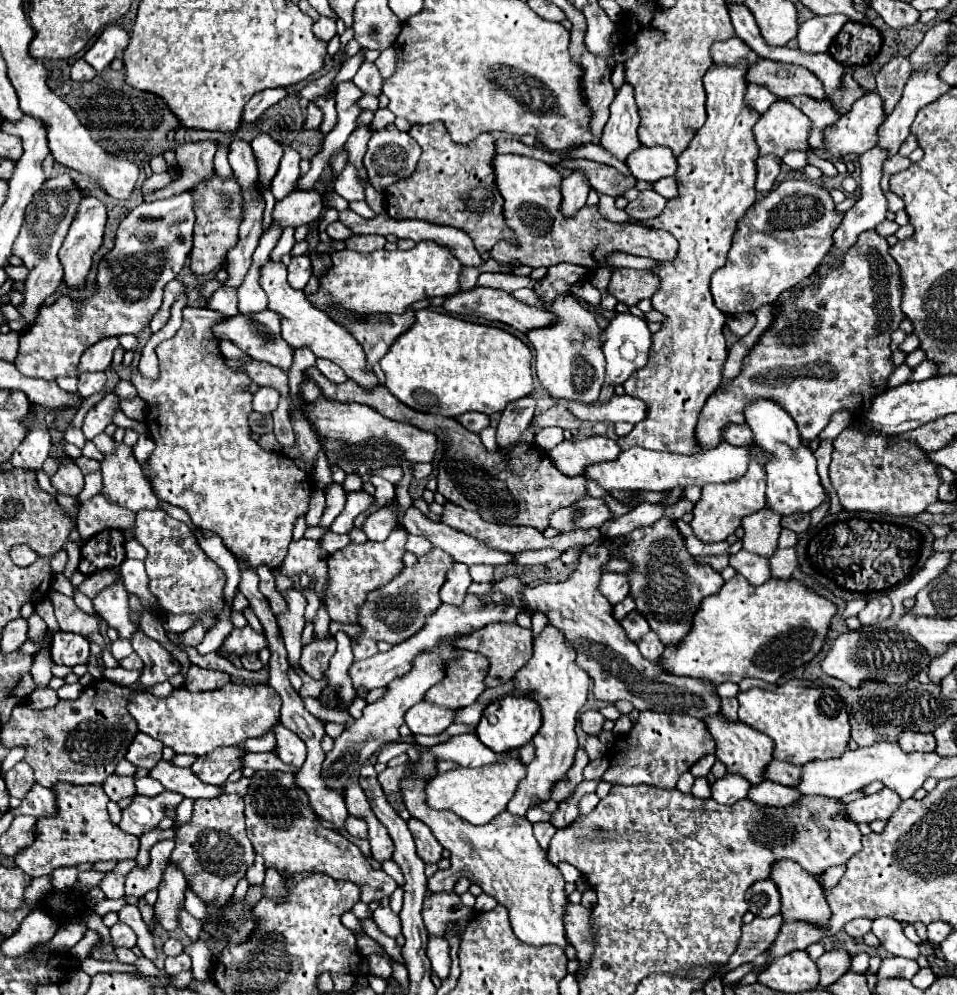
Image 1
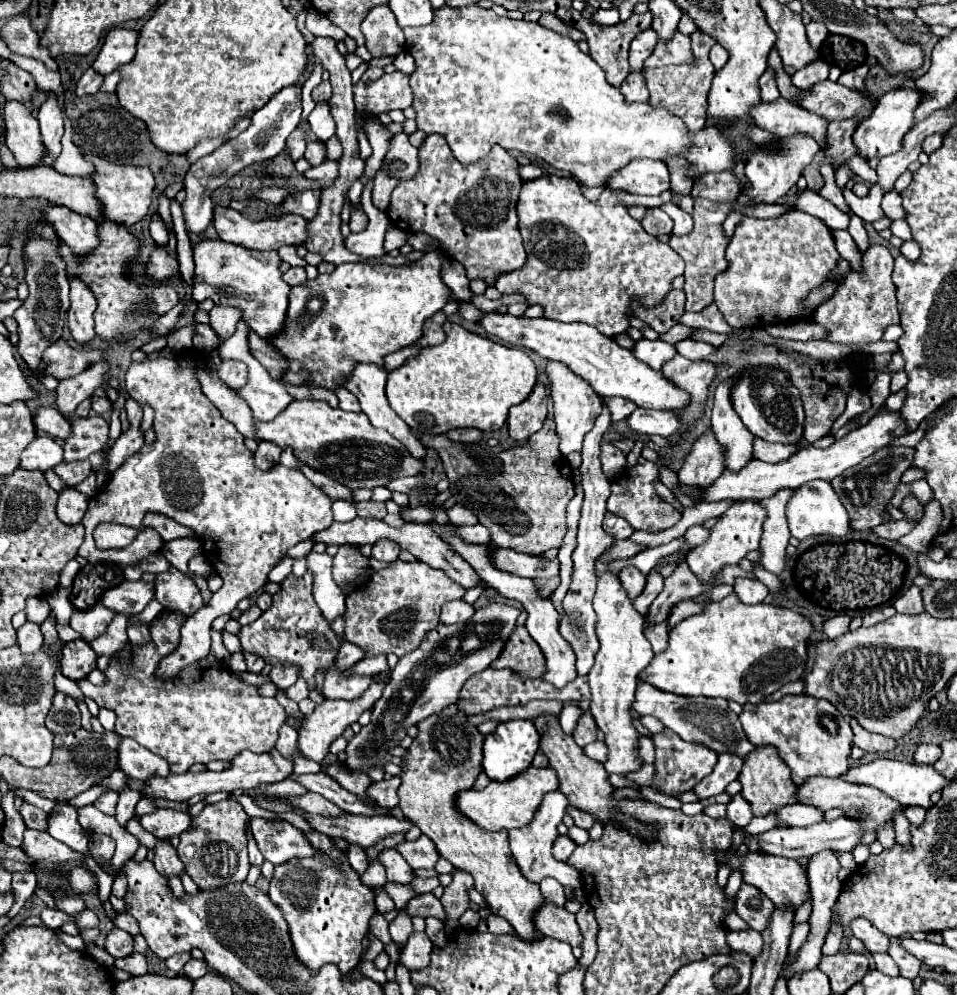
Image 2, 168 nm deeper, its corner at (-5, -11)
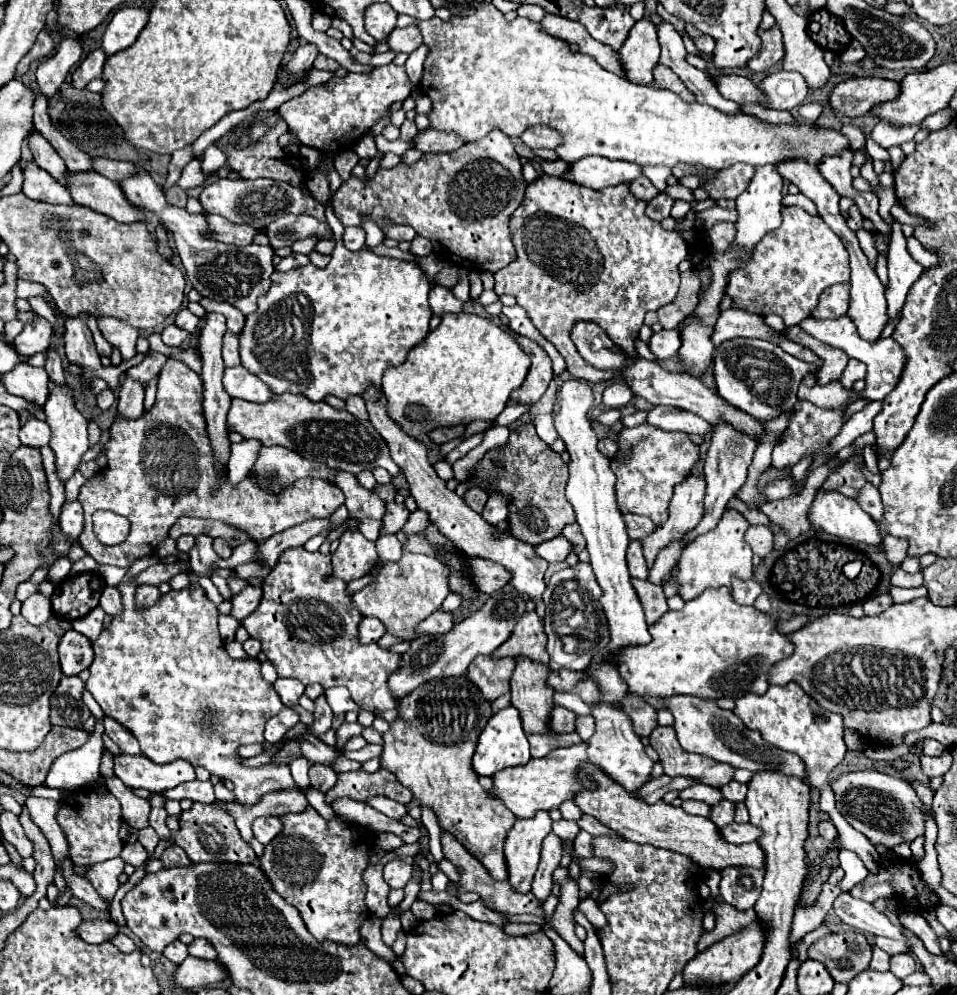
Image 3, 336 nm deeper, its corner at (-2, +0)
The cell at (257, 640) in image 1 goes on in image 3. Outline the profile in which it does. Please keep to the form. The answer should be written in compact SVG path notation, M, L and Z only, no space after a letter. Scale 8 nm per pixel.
M303 547L287 549L281 553L275 569L263 581L263 597L255 613L243 619L243 627L249 631L253 639L259 639L263 645L263 653L275 665L279 677L299 679L303 685L319 683L325 689L343 685L349 689L351 699L365 711L377 713L397 707L397 699L393 697L387 679L401 665L401 655L391 649L383 649L377 643L363 645L359 643L359 621L363 615L353 605L353 595L347 591L347 583L339 581L331 571L331 555L309 553Z

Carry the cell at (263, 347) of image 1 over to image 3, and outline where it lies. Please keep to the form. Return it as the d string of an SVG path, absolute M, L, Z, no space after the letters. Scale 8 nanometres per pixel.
M181 309L181 313L175 317L175 325L185 331L195 331L195 325L199 325L199 317L195 317L189 309Z

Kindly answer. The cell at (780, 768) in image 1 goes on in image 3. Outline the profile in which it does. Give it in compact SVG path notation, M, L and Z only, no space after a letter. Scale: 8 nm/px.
M855 771L833 781L833 793L837 797L837 809L843 813L843 817L875 847L883 845L885 849L893 849L901 843L911 843L925 833L923 801L903 779L877 771Z

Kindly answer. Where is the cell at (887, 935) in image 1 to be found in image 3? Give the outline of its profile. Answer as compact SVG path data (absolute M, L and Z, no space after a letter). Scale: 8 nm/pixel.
M903 953L903 955L893 955L893 957L891 957L891 967L889 967L889 971L891 971L895 977L899 977L899 979L911 975L911 973L915 971L915 959L913 959L913 955L907 955L907 953Z

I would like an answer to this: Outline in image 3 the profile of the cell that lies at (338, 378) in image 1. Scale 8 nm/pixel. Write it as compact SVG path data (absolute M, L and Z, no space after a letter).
M349 397L347 399L347 411L353 413L357 419L361 421L369 421L369 415L367 415L367 407L365 407L365 401L361 397Z

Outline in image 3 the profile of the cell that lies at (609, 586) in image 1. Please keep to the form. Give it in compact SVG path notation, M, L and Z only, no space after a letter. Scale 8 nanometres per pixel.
M631 541L629 543L629 549L627 549L627 565L629 565L629 573L631 577L637 577L637 579L647 579L647 563L645 563L645 557L643 557L643 549L639 545L641 541Z

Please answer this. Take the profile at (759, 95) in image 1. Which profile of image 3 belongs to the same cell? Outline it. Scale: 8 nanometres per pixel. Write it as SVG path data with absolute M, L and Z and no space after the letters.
M777 23L771 29L761 29L759 27L757 33L761 37L761 49L749 61L749 69L753 69L753 71L769 71L785 55L783 35L781 35L781 29L779 29Z

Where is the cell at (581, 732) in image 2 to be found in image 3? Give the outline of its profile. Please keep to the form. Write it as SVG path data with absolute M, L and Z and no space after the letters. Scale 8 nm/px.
M553 707L549 713L549 729L555 733L571 733L575 731L575 715L565 707Z

